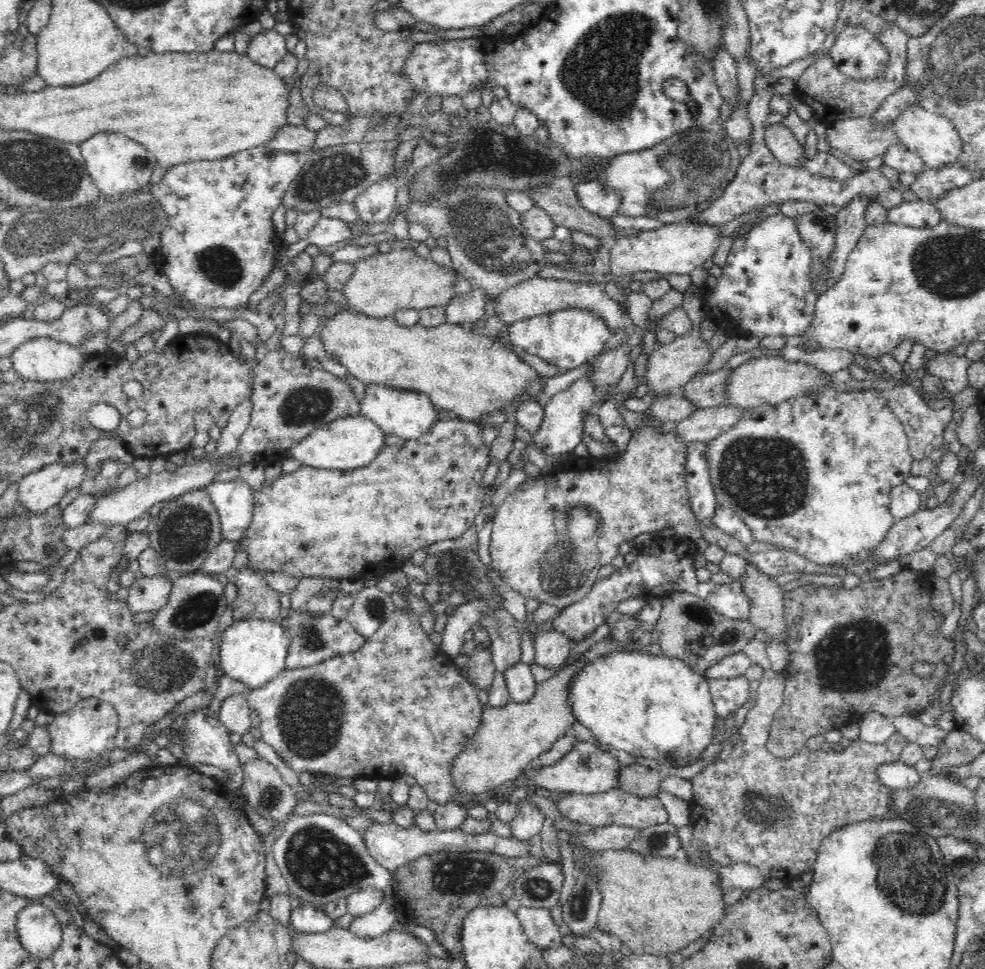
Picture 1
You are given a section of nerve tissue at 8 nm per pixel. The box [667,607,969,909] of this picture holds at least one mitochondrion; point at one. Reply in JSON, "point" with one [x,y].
{"point":[853,658]}

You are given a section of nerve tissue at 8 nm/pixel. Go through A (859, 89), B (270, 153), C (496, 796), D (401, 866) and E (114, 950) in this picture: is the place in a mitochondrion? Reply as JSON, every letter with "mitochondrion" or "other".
{"A":"mitochondrion","B":"other","C":"other","D":"other","E":"other"}

